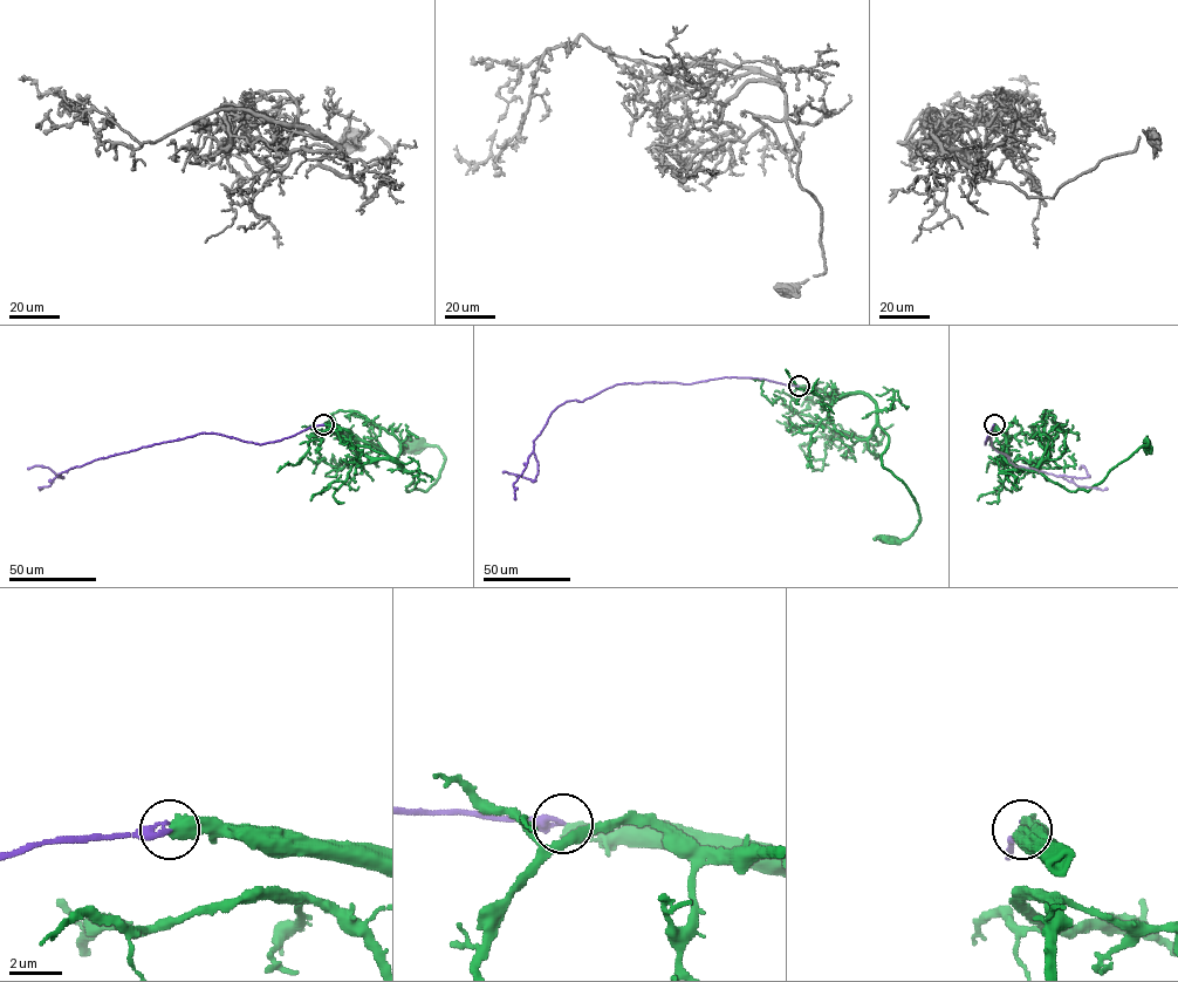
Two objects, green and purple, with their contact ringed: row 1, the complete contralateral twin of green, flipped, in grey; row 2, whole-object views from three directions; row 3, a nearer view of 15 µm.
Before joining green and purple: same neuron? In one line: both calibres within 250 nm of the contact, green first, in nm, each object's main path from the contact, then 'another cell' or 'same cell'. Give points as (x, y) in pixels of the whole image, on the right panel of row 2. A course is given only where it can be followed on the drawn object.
calibres 550 and 280 nm; course green (994, 424), (1005, 438), (1001, 458), (1040, 472), (1069, 491), (1088, 491), (1146, 445); course purple (994, 424), (985, 444), (992, 432), (992, 447), (1014, 465), (1059, 476), (1088, 477), (1084, 466), (1080, 469); another cell

